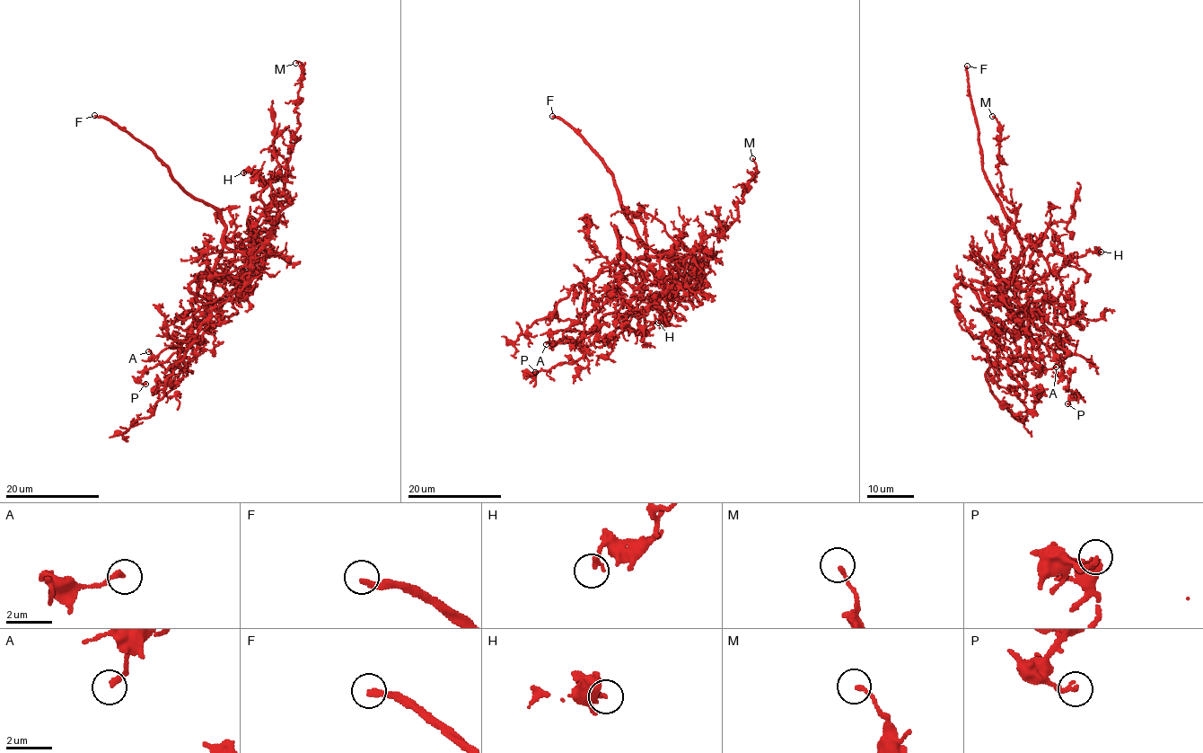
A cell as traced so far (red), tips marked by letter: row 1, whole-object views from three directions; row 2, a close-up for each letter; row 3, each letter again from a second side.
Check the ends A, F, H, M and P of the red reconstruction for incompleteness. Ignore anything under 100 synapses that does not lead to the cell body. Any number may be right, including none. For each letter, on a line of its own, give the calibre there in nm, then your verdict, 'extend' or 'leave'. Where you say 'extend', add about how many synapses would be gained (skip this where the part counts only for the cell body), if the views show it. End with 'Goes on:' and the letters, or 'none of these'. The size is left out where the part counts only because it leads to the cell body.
A: calibre 240 nm; leave
F: calibre 240 nm; extend
H: calibre 200 nm; leave
M: calibre 160 nm; leave
P: calibre 260 nm; leave
Goes on: F

